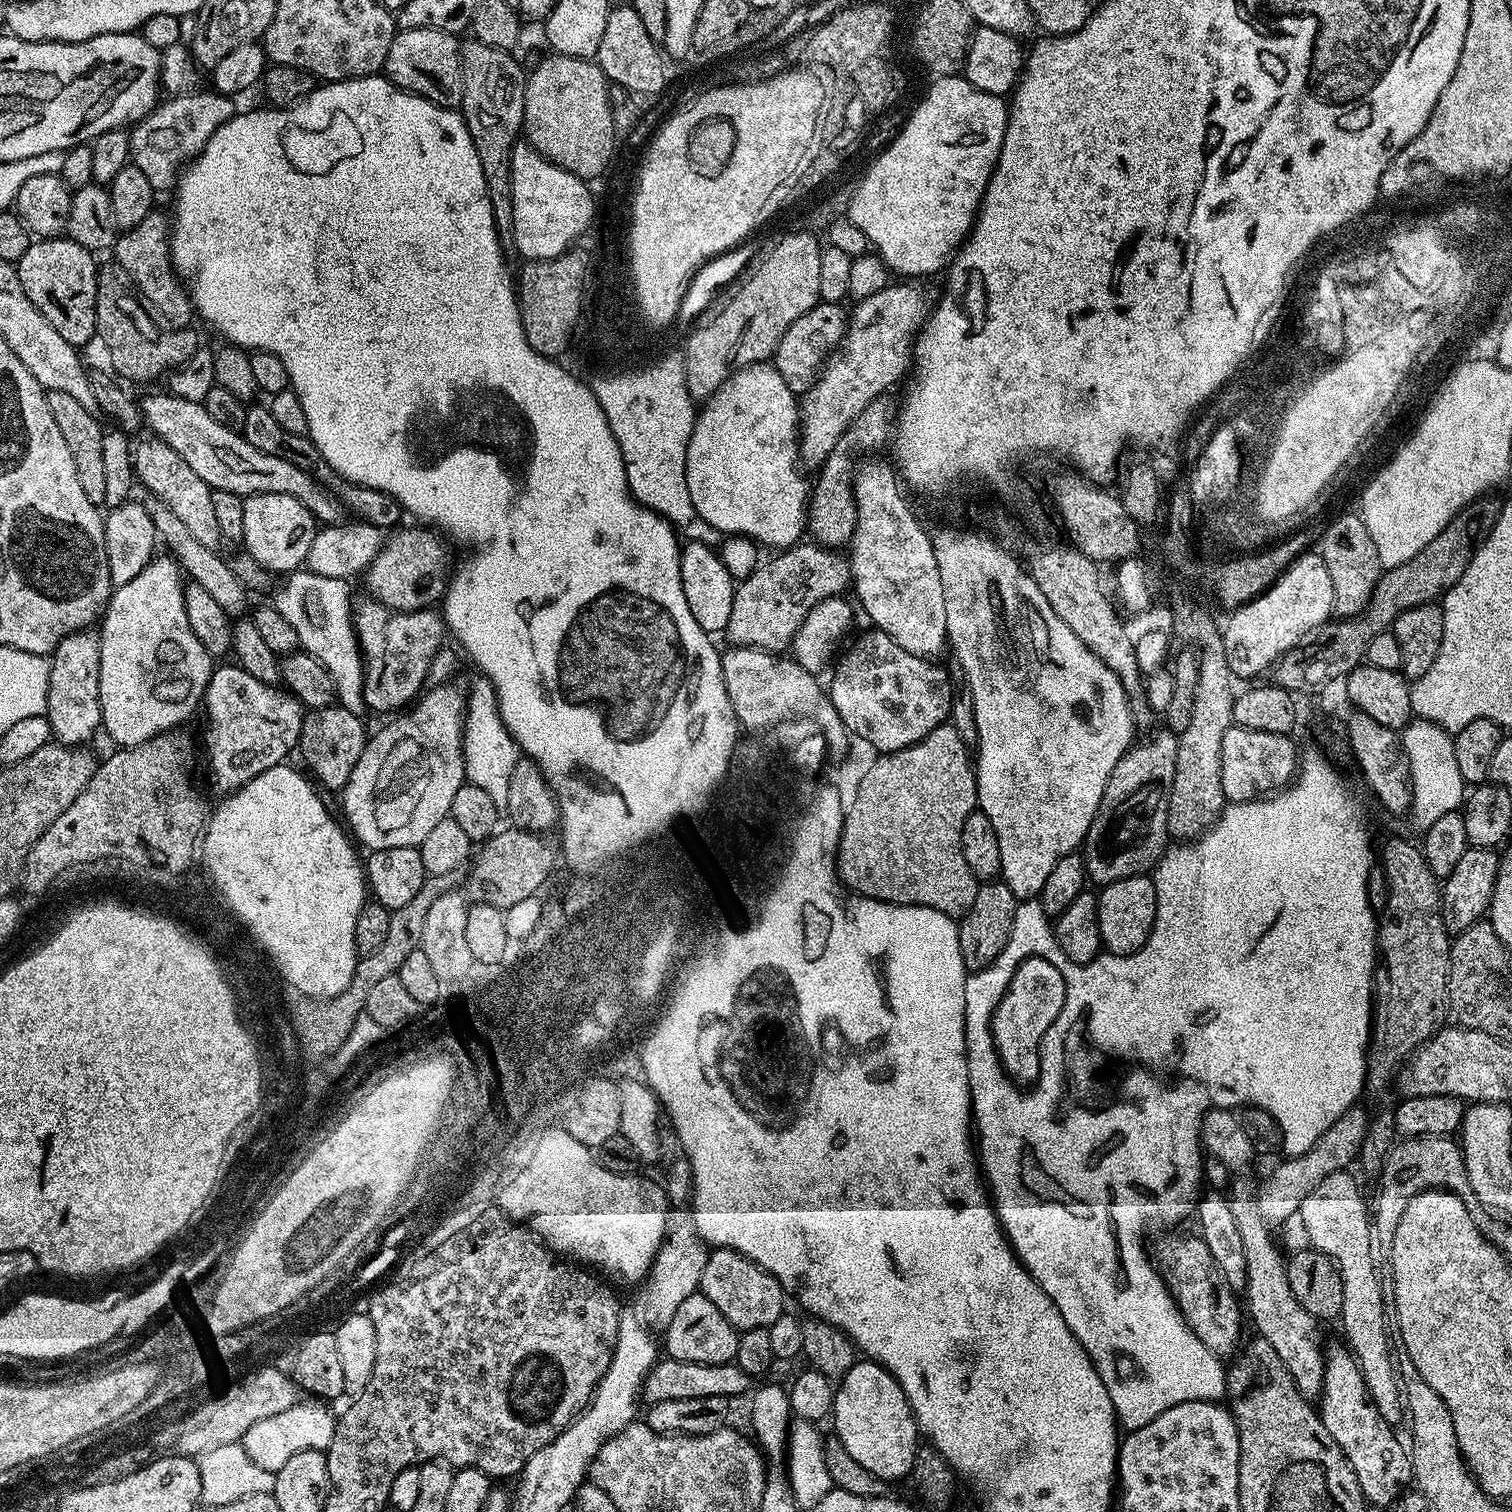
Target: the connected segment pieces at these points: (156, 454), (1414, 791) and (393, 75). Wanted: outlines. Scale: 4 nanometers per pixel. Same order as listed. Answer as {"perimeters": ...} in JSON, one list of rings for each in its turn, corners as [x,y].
{"perimeters":[[[[153,434],[147,438],[149,440],[135,441],[134,444],[132,462],[136,465],[137,481],[141,485],[145,484],[155,499],[174,510],[174,514],[178,514],[178,519],[188,527],[190,534],[194,534],[194,538],[198,538],[198,542],[202,542],[202,546],[216,548],[222,537],[218,521],[214,518],[211,501],[213,489],[202,482],[202,478],[198,478],[198,474],[194,474],[194,470],[190,470],[190,466],[186,466],[186,462],[182,462],[182,458],[178,458],[170,446],[166,446],[166,442]]],[[[1413,719],[1412,723],[1402,732],[1404,754],[1408,758],[1408,775],[1410,777],[1410,813],[1412,820],[1420,830],[1429,828],[1442,814],[1457,811],[1466,799],[1466,785],[1458,770],[1458,761],[1454,759],[1452,736],[1445,732],[1439,724],[1431,724],[1428,720]]],[[[401,28],[390,42],[383,75],[398,88],[421,96],[439,108],[459,109],[463,102],[462,40],[455,32],[441,28]]]]}

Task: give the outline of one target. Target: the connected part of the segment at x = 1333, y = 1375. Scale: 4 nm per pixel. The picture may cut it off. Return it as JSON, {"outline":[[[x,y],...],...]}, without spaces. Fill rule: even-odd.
{"outline":[[[1345,1345],[1328,1346],[1325,1351],[1324,1384],[1320,1402],[1320,1421],[1324,1423],[1326,1430],[1330,1430],[1330,1438],[1338,1442],[1342,1454],[1350,1462],[1365,1501],[1369,1505],[1377,1504],[1380,1510],[1396,1503],[1405,1489],[1413,1483],[1412,1458],[1409,1449],[1400,1445],[1400,1440],[1392,1429],[1395,1427],[1374,1406],[1372,1396],[1365,1386],[1360,1364]]]}

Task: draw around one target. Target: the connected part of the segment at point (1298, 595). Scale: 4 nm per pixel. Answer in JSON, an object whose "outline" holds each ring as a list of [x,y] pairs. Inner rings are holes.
{"outline":[[[1312,550],[1297,556],[1271,588],[1235,609],[1229,615],[1232,617],[1228,625],[1223,625],[1226,662],[1233,677],[1260,676],[1263,672],[1265,675],[1282,654],[1296,647],[1320,625],[1329,623],[1333,606],[1334,586],[1330,586],[1323,558]]]}

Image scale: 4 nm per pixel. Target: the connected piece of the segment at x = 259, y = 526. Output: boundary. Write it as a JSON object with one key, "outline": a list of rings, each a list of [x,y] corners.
{"outline":[[[263,492],[257,496],[247,497],[244,501],[242,548],[247,555],[254,558],[269,573],[284,572],[291,574],[305,563],[307,555],[318,531],[316,517],[298,502],[286,494]]]}

